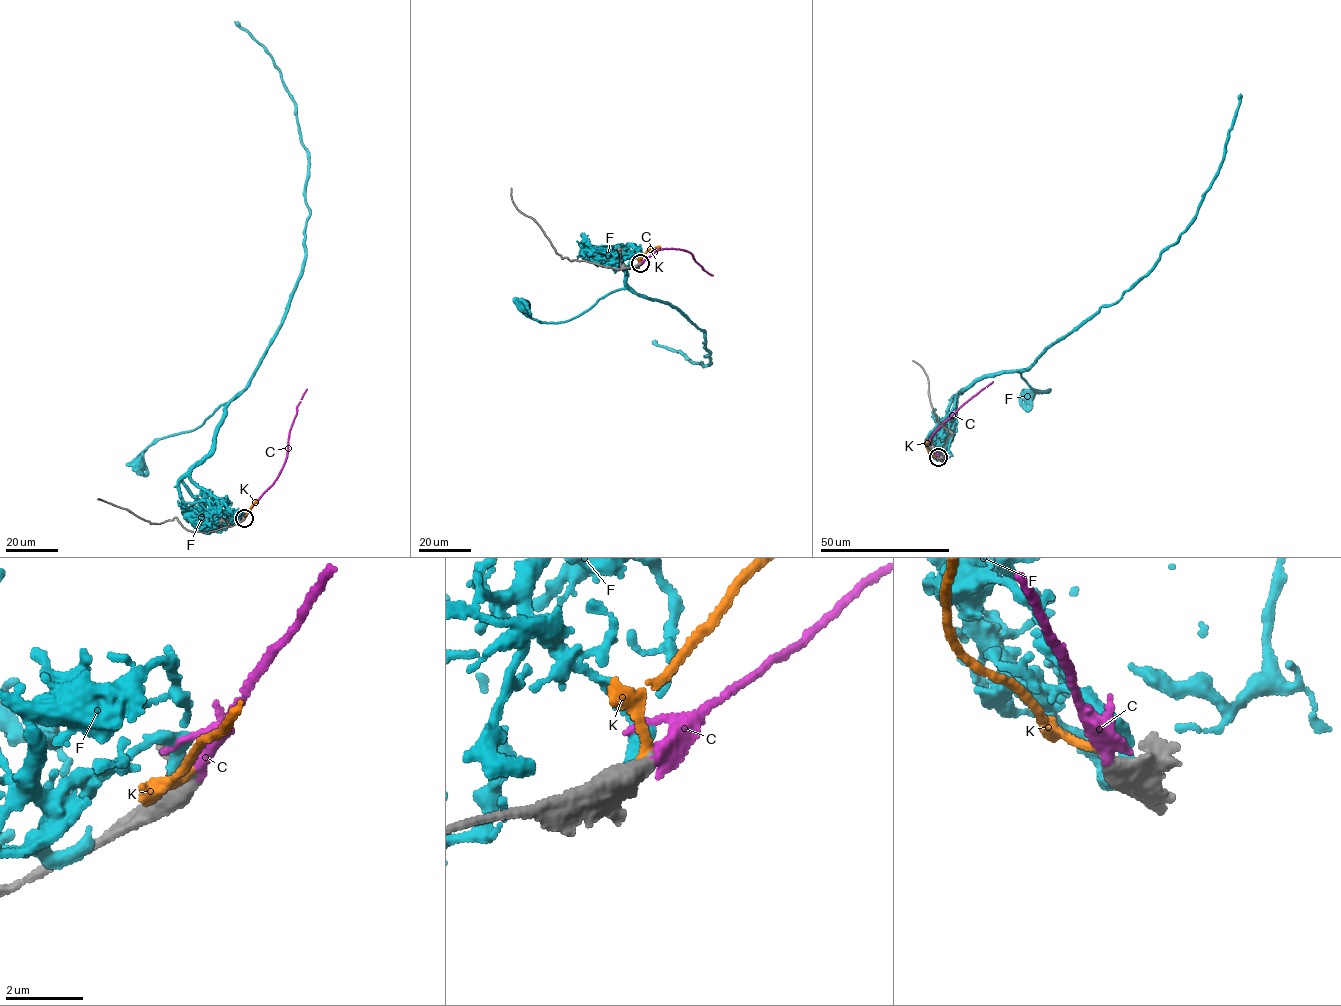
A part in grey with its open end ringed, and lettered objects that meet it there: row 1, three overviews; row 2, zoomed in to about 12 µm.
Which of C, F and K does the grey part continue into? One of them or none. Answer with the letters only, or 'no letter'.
C

